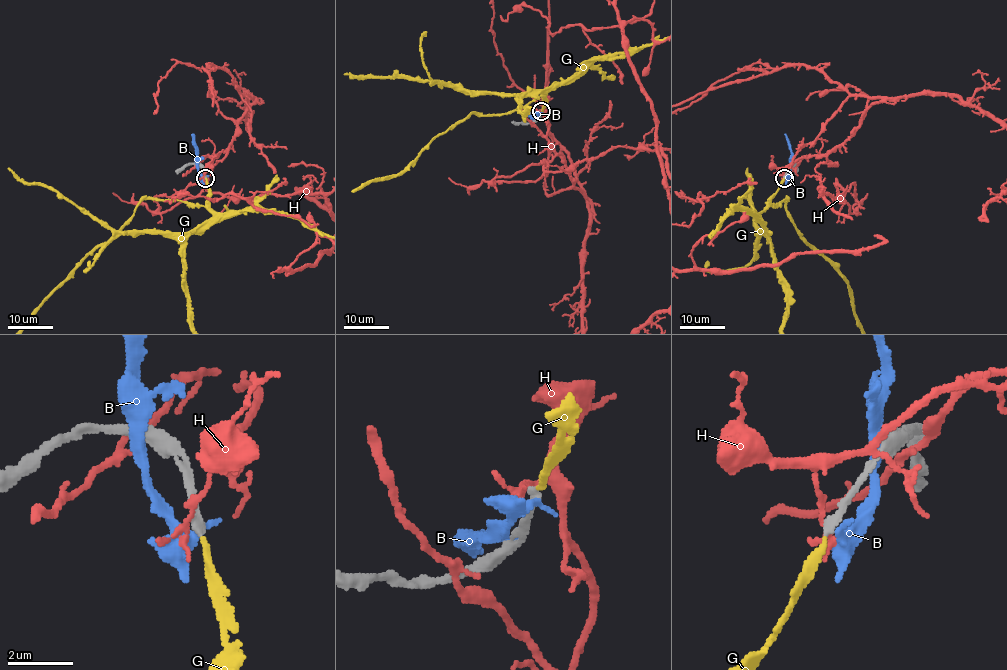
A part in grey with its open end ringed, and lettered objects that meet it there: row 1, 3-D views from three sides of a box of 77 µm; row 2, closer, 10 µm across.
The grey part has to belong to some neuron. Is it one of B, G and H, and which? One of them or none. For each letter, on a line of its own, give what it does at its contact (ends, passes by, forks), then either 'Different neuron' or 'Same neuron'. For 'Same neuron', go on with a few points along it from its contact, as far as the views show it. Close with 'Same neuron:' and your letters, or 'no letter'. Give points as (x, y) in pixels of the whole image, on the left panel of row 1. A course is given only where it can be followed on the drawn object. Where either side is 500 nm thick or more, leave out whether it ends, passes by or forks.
B: It passes by. Different neuron
G: It ends there. Same neuron
H: It forks there. Different neuron
Same neuron: G

